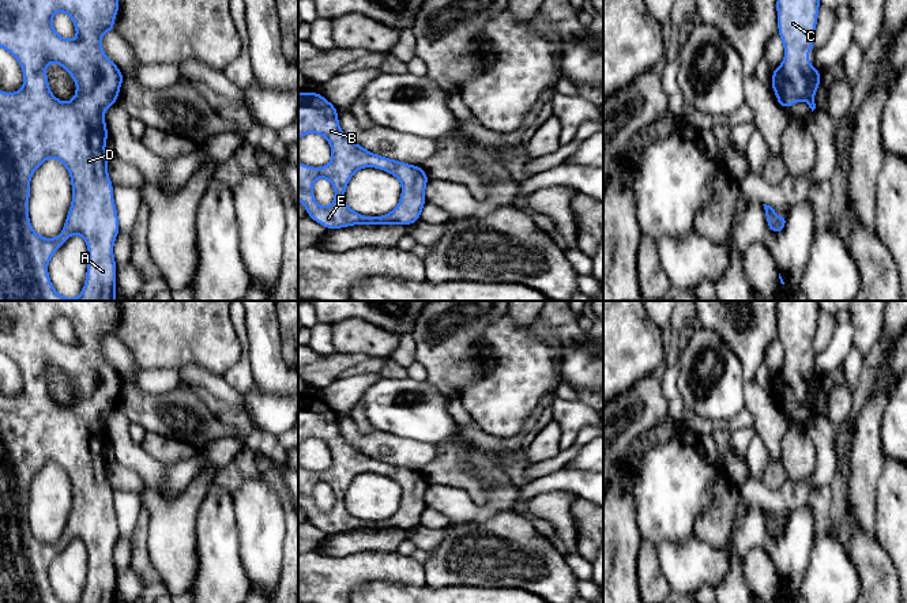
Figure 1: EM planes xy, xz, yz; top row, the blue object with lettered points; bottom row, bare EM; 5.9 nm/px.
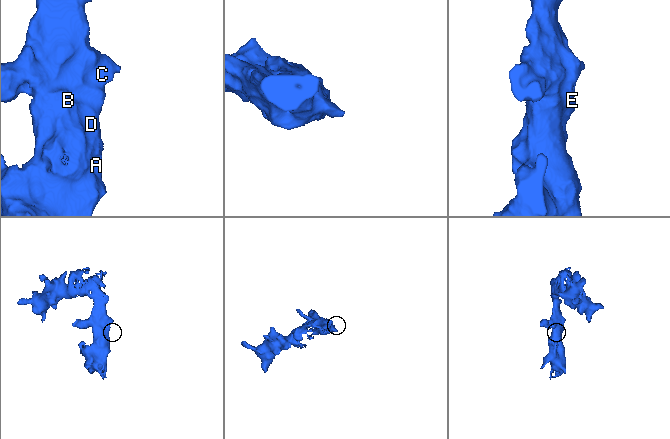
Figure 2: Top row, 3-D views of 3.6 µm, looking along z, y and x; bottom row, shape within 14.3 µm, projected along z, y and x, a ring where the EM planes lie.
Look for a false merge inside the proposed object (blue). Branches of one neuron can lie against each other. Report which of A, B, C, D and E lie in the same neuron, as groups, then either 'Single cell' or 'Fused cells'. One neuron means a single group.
Groups: A B C D E. Single cell

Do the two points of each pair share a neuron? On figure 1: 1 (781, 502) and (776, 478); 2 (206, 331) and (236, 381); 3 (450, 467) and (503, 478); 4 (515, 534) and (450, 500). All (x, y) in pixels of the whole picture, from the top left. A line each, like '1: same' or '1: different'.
1: different
2: different
3: same
4: different

